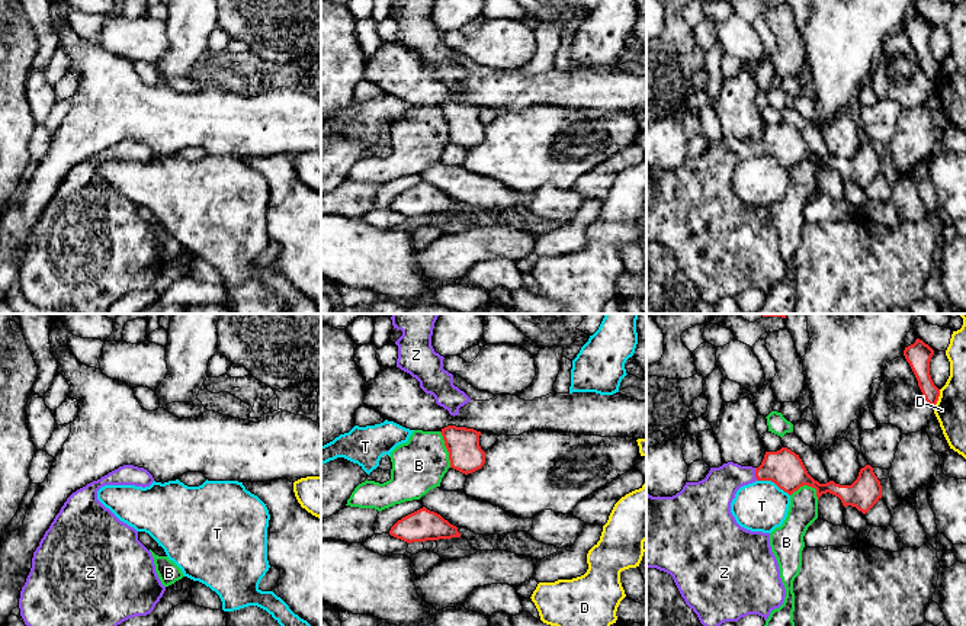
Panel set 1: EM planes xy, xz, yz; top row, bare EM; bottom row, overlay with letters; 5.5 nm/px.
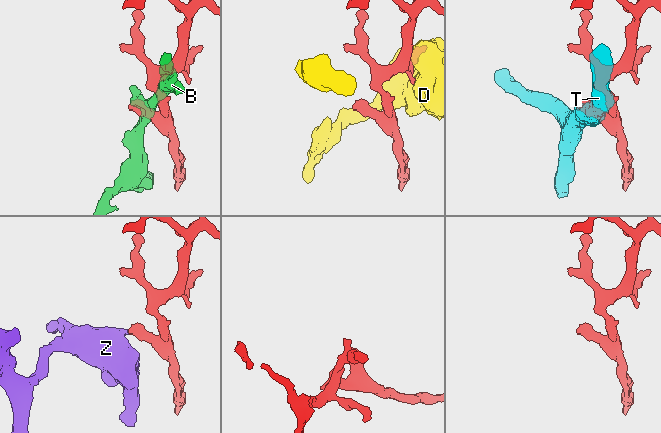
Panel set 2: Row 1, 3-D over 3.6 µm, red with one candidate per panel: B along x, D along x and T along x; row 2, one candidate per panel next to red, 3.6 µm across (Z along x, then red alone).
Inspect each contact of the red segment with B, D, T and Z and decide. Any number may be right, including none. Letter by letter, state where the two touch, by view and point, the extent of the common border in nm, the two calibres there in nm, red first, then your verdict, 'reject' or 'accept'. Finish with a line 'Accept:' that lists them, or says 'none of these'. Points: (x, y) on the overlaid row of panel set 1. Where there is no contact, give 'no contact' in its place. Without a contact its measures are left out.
B: meets red in xz at (446, 448); contact 220 nm long; 190 nm thick on the red side, 300 nm on the other; reject
D: meets red in yz at (937, 398); contact 100 nm long; 130 nm thick on the red side, 180 nm on the other; reject
T: meets red in yz at (773, 481); contact 200 nm long; 200 nm thick on the red side, 280 nm on the other; reject
Z: meets red in yz at (756, 474); contact 70 nm long; 200 nm thick on the red side, 200 nm on the other; accept
Accept: Z

